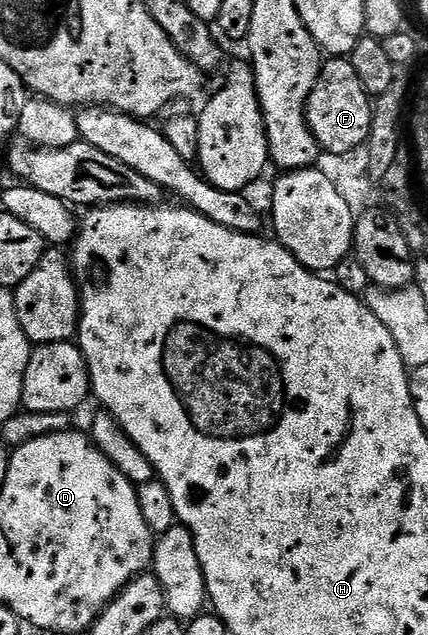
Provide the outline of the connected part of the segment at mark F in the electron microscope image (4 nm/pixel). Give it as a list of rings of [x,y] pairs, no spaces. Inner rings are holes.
[[[329,56],[322,61],[321,71],[315,80],[315,88],[311,88],[311,96],[305,105],[305,119],[309,121],[309,130],[315,136],[318,146],[324,153],[345,153],[351,149],[366,145],[372,132],[374,99],[363,88],[355,68],[348,57]]]

